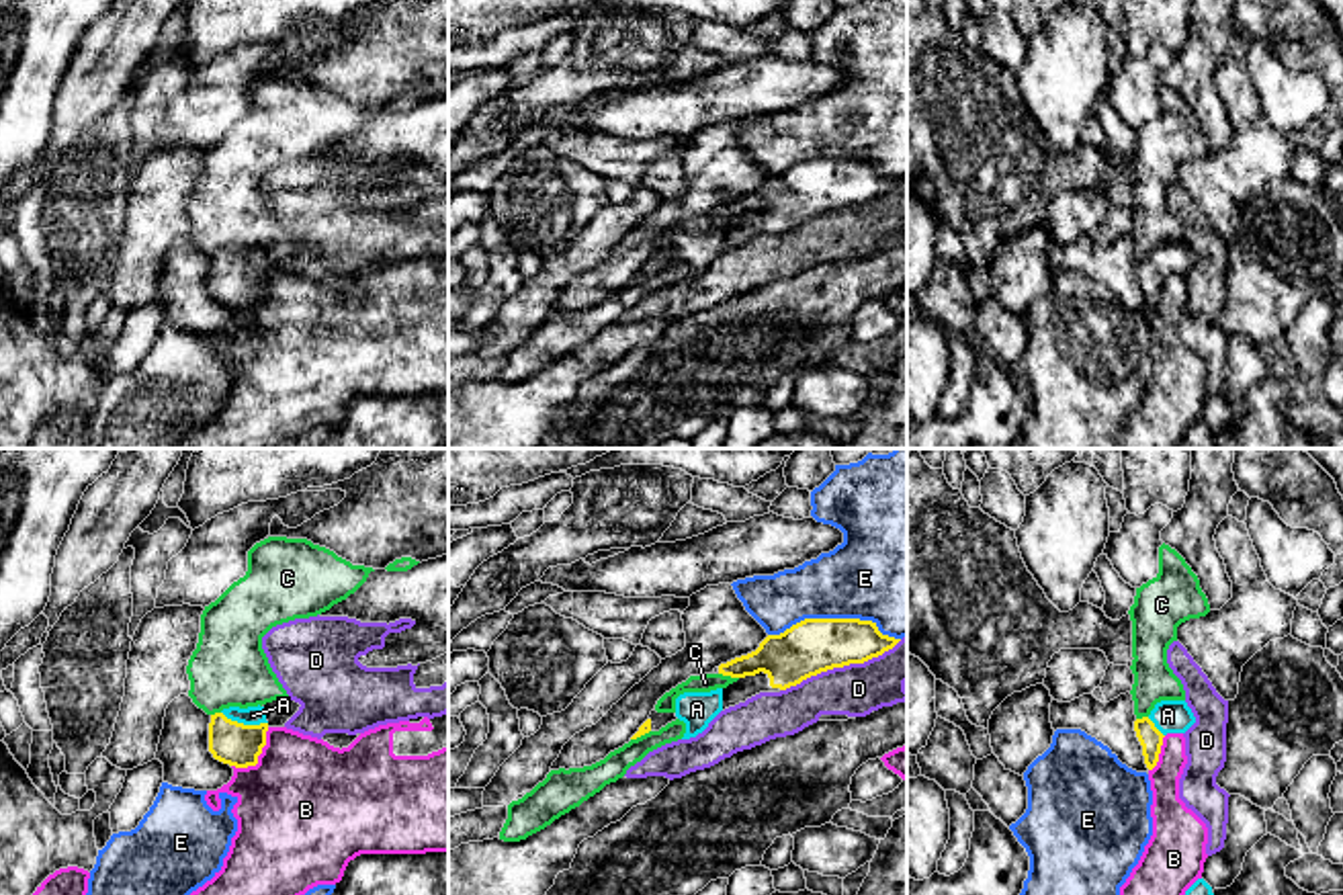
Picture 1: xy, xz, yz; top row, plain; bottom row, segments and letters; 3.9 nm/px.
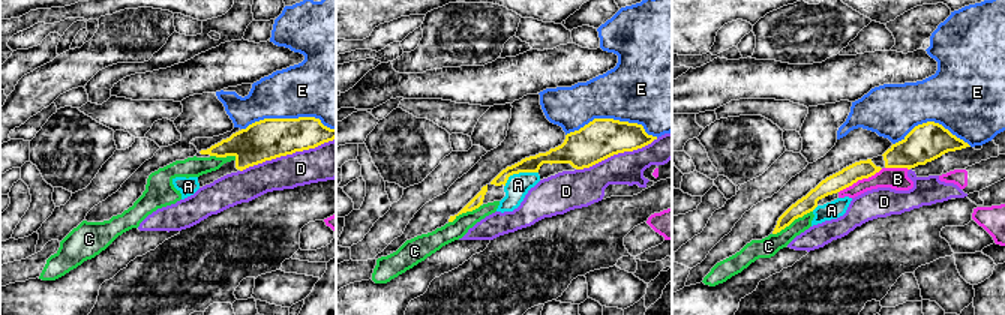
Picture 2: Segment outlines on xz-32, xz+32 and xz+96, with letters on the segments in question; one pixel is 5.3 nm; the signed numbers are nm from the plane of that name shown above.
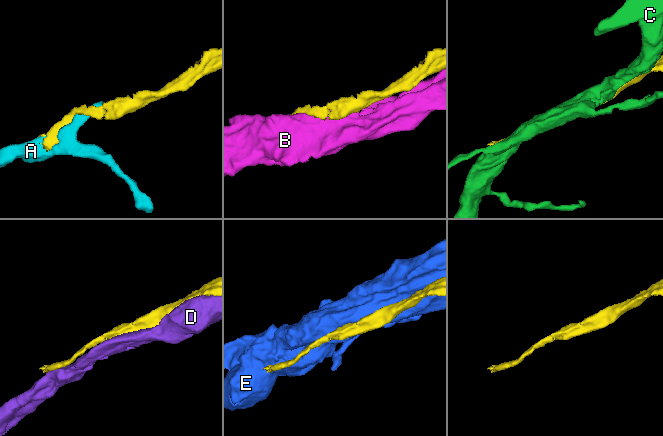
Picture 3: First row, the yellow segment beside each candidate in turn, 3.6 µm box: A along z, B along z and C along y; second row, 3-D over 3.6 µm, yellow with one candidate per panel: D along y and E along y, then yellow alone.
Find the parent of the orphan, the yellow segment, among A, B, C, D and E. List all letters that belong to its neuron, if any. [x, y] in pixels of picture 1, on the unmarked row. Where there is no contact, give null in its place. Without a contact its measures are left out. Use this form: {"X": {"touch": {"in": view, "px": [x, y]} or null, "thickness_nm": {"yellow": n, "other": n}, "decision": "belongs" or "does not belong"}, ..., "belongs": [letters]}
{"A": {"touch": {"in": "xy", "px": [242, 265]}, "thickness_nm": {"yellow": 170, "other": 80}, "decision": "belongs"}, "B": {"touch": {"in": "xy", "px": [256, 300]}, "thickness_nm": {"yellow": 170, "other": 480}, "decision": "does not belong"}, "C": {"touch": {"in": "xz", "px": [729, 216]}, "thickness_nm": {"yellow": 200, "other": 70}, "decision": "does not belong"}, "D": {"touch": {"in": "xz", "px": [840, 207]}, "thickness_nm": {"yellow": 220, "other": 200}, "decision": "does not belong"}, "E": {"touch": {"in": "xz", "px": [834, 160]}, "thickness_nm": {"yellow": 220, "other": 380}, "decision": "does not belong"}, "belongs": ["A"]}

